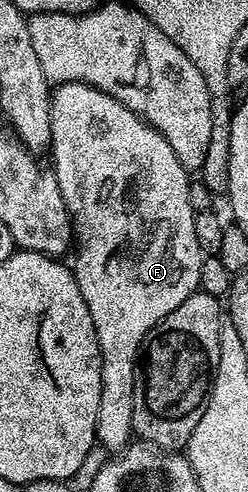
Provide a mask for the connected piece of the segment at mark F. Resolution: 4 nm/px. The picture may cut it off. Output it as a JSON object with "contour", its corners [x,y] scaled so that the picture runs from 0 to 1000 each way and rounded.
{"contour":[[[242,169],[214,179],[202,195],[202,252],[210,254],[210,278],[194,315],[218,321],[210,346],[226,368],[242,376],[242,392],[258,400],[258,417],[282,435],[290,455],[290,486],[306,496],[306,508],[294,512],[298,535],[290,549],[306,563],[306,579],[323,579],[323,596],[339,604],[339,624],[371,644],[371,661],[387,669],[395,687],[395,707],[411,740],[403,742],[403,833],[387,839],[387,892],[431,913],[492,913],[528,898],[540,884],[540,866],[532,864],[532,839],[540,837],[540,801],[548,799],[548,750],[556,748],[556,717],[573,709],[573,699],[601,677],[637,657],[661,652],[669,644],[746,606],[802,589],[806,547],[823,524],[806,498],[790,498],[790,457],[782,441],[790,431],[758,409],[758,384],[774,370],[770,358],[726,335],[710,311],[694,311],[694,295],[621,258],[593,254],[589,244],[573,242],[532,222],[484,213],[468,197],[419,189],[351,169]]]}

